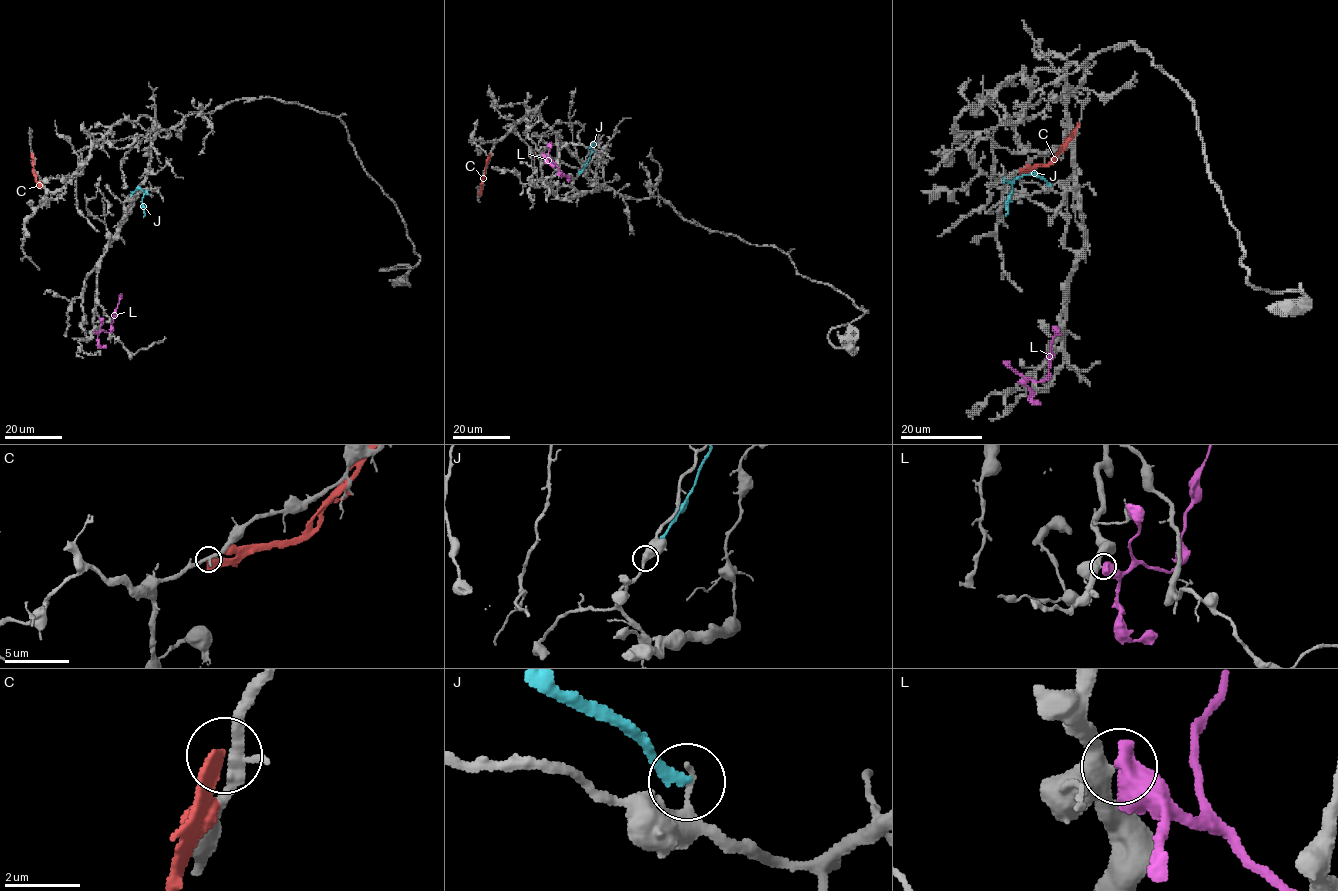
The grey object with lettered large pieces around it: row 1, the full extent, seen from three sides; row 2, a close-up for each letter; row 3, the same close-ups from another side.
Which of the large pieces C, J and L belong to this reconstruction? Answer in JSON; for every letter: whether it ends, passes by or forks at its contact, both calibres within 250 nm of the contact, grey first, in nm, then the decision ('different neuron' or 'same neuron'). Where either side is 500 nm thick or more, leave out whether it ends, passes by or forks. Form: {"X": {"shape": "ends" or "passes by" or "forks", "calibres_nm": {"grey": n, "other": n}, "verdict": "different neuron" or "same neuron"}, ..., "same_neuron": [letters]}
{"C": {"shape": "ends", "calibres_nm": {"grey": 320, "other": 360}, "verdict": "different neuron"}, "J": {"shape": "ends", "calibres_nm": {"grey": 190, "other": 200}, "verdict": "different neuron"}, "L": {"calibres_nm": {"grey": 360, "other": 850}, "verdict": "different neuron"}, "same_neuron": []}

